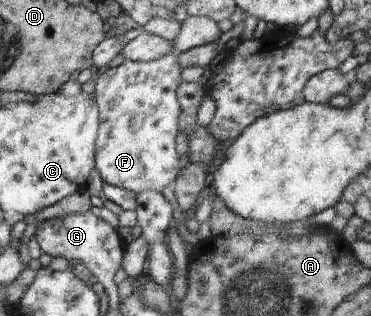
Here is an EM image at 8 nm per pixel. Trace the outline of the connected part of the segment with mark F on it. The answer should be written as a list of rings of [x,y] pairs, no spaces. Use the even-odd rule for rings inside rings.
[[[172,52],[171,54],[161,56],[151,62],[134,62],[126,60],[125,63],[122,63],[116,68],[107,68],[107,70],[104,73],[101,73],[100,77],[95,80],[95,90],[92,94],[96,99],[100,113],[95,159],[97,171],[99,171],[103,182],[107,182],[108,184],[118,188],[134,191],[136,195],[145,190],[155,190],[161,192],[164,187],[167,187],[167,185],[173,185],[175,178],[179,175],[179,170],[182,168],[182,165],[179,163],[179,157],[177,156],[177,149],[175,149],[175,137],[177,137],[178,134],[178,117],[180,114],[176,91],[182,82],[180,78],[181,71],[182,69],[176,60],[176,53]]]

